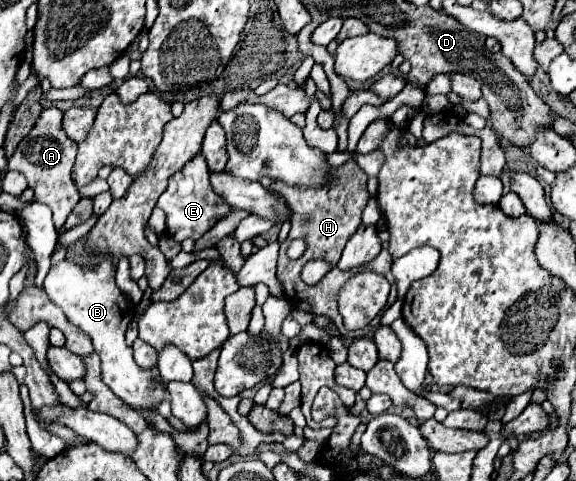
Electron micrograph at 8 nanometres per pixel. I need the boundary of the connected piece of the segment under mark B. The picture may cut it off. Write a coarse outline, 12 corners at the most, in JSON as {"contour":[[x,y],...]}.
{"contour":[[63,259],[43,287],[91,337],[103,383],[157,411],[159,369],[141,369],[125,331],[135,307],[115,261]]}

